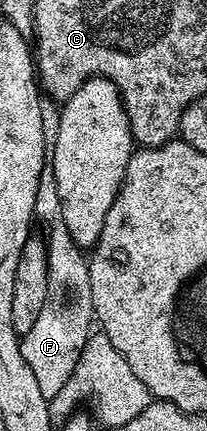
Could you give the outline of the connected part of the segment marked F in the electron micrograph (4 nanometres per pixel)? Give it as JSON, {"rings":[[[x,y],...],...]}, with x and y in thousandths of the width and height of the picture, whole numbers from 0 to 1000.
{"rings":[[[222,385],[203,394],[193,406],[193,429],[184,432],[184,450],[174,452],[174,466],[164,469],[164,510],[179,522],[198,520],[213,527],[213,538],[203,536],[208,555],[222,559],[232,571],[232,657],[256,671],[271,668],[314,668],[329,675],[329,717],[304,724],[290,715],[251,715],[256,710],[222,710],[203,719],[203,729],[184,729],[184,747],[164,747],[164,756],[121,775],[116,782],[101,782],[97,791],[97,819],[130,840],[130,847],[145,849],[145,858],[164,865],[164,877],[174,877],[174,889],[198,912],[246,933],[256,923],[280,914],[280,905],[300,905],[300,896],[319,896],[319,886],[338,877],[338,868],[357,858],[357,849],[377,840],[386,828],[386,814],[401,812],[411,794],[425,791],[435,777],[435,763],[425,763],[425,749],[440,754],[454,742],[454,726],[444,722],[444,694],[435,691],[435,636],[425,633],[425,603],[415,601],[411,587],[396,582],[382,571],[357,561],[357,552],[338,552],[338,543],[319,534],[319,515],[300,515],[300,469],[280,459],[280,441],[271,439],[271,425],[261,422],[261,404],[251,401],[246,387]]]}

